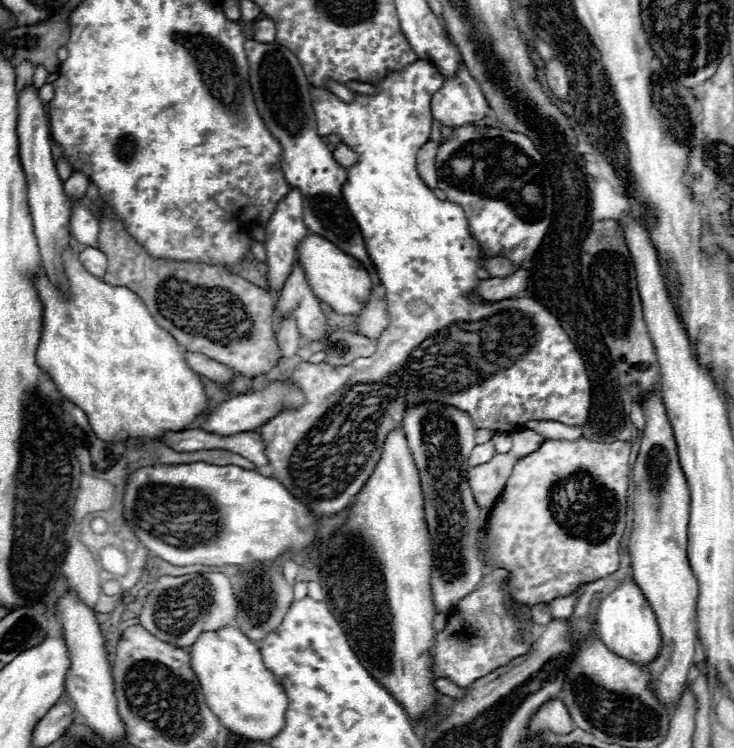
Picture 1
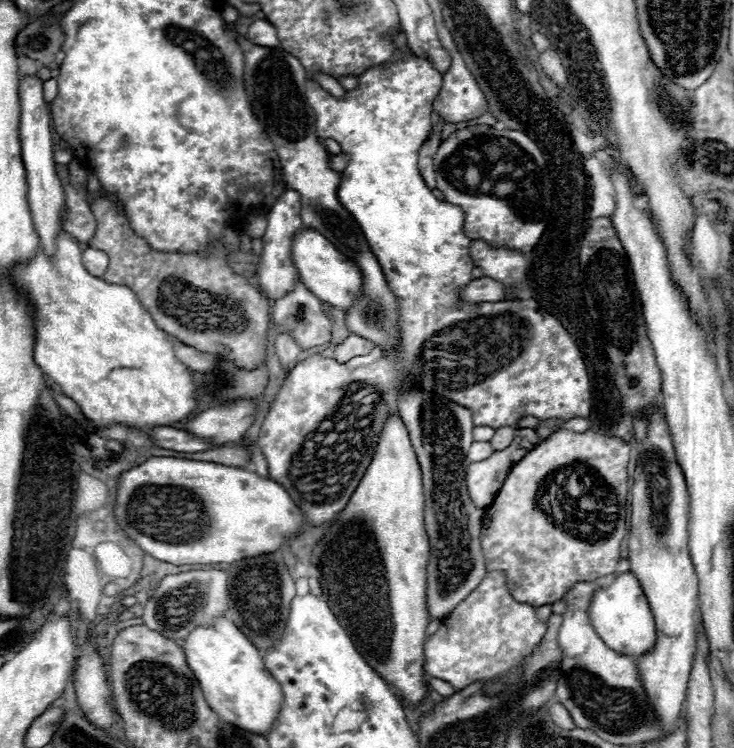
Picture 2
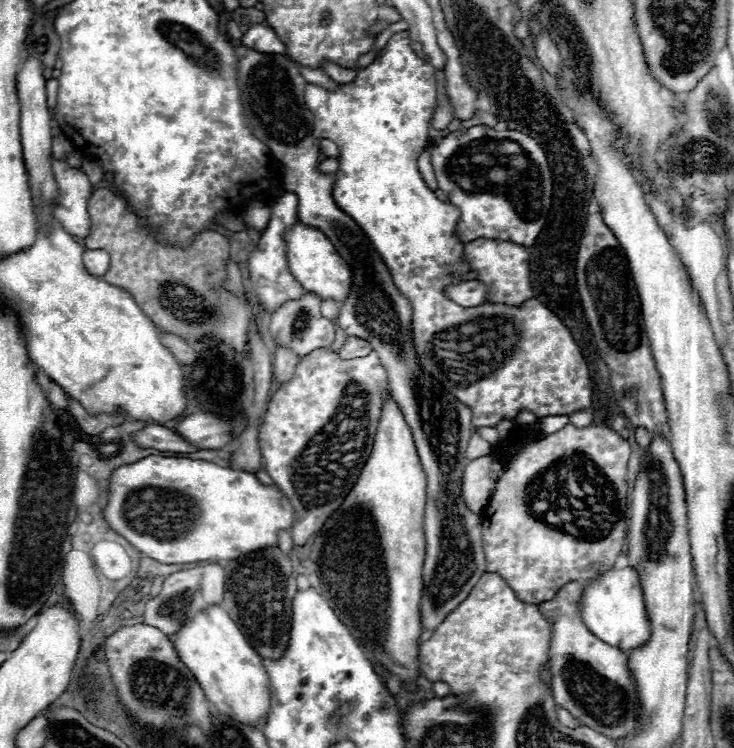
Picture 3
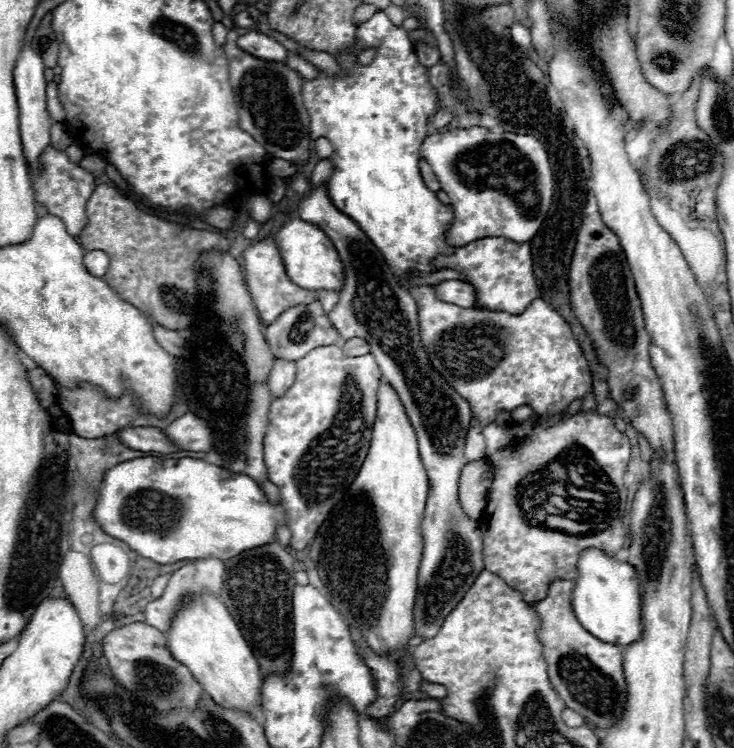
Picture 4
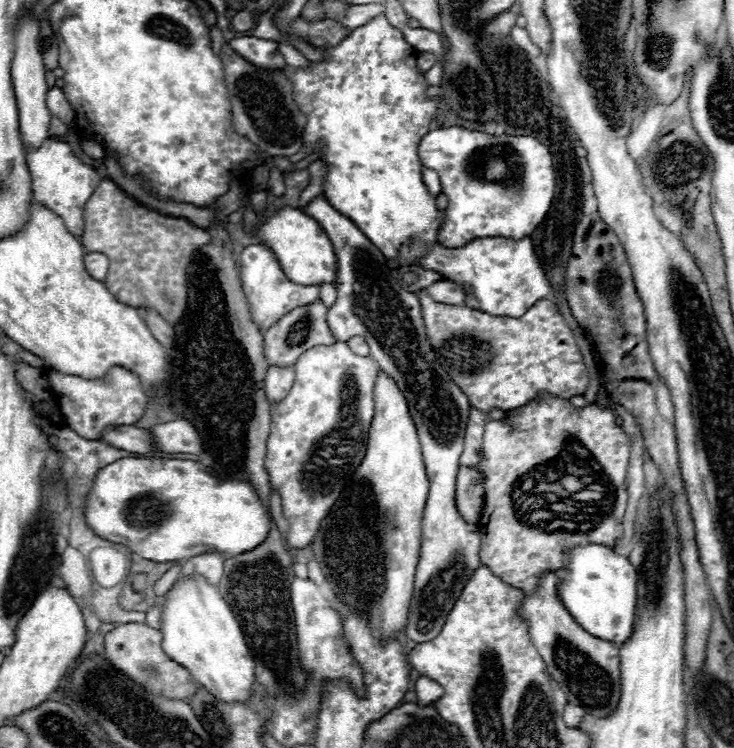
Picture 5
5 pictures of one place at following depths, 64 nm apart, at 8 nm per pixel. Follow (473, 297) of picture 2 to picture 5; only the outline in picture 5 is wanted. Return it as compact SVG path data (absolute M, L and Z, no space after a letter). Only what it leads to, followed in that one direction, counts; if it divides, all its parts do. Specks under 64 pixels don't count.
M448 280L434 282L428 288L424 288L424 292L442 304L464 304L464 298L466 298L466 292L462 290L462 286L454 286L454 282L448 282Z

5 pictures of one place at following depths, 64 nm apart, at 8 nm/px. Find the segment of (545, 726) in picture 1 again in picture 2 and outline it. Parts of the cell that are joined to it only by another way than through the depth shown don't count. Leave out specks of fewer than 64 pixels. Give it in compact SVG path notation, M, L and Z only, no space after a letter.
M554 704L554 706L550 708L550 714L552 714L556 726L560 726L560 728L564 728L564 730L572 730L572 728L574 728L574 722L572 722L572 718L570 718L570 714L568 714L568 710L566 710L564 706Z

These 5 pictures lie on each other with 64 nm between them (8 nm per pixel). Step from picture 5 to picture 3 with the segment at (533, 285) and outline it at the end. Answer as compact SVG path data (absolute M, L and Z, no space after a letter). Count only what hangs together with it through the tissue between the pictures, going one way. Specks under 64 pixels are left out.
M478 238L464 246L464 260L470 264L470 270L476 272L476 280L480 280L488 288L490 304L506 304L506 306L522 306L526 300L534 296L530 286L530 266L528 266L528 250L526 246L502 240Z

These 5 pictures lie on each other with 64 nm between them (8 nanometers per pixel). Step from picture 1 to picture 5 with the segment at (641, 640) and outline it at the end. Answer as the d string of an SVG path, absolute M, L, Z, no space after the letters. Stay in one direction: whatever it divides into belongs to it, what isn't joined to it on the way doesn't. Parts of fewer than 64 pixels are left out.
M582 544L568 550L568 566L560 582L560 598L574 620L592 636L622 644L632 634L636 610L636 566L626 556L602 544Z

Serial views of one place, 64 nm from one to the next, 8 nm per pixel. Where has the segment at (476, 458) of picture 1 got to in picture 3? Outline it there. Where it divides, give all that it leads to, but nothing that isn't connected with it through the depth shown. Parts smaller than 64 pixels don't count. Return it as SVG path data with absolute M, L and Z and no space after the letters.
M472 430L472 438L470 438L470 444L468 444L468 450L466 450L466 458L474 460L474 458L490 456L490 454L492 454L492 446L476 430Z

